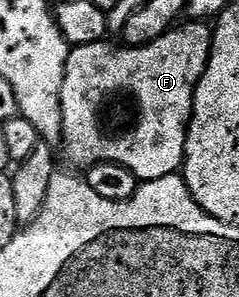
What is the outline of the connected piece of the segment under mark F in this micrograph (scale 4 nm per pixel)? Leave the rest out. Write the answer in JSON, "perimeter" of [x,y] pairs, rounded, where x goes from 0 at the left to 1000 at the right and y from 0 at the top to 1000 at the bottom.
{"perimeter":[[[778,67],[757,81],[732,84],[686,121],[669,121],[615,155],[536,155],[523,148],[456,155],[456,138],[431,135],[389,141],[364,155],[305,158],[285,189],[276,253],[259,286],[259,478],[268,495],[276,492],[280,525],[318,556],[343,559],[339,566],[397,559],[406,545],[481,545],[519,566],[536,566],[594,613],[632,613],[707,586],[749,582],[766,569],[778,525],[778,441],[795,421],[795,391],[812,377],[812,313],[828,293],[828,276],[845,266],[845,249],[862,236],[862,205],[879,199],[883,138],[887,101],[858,71]]]}

